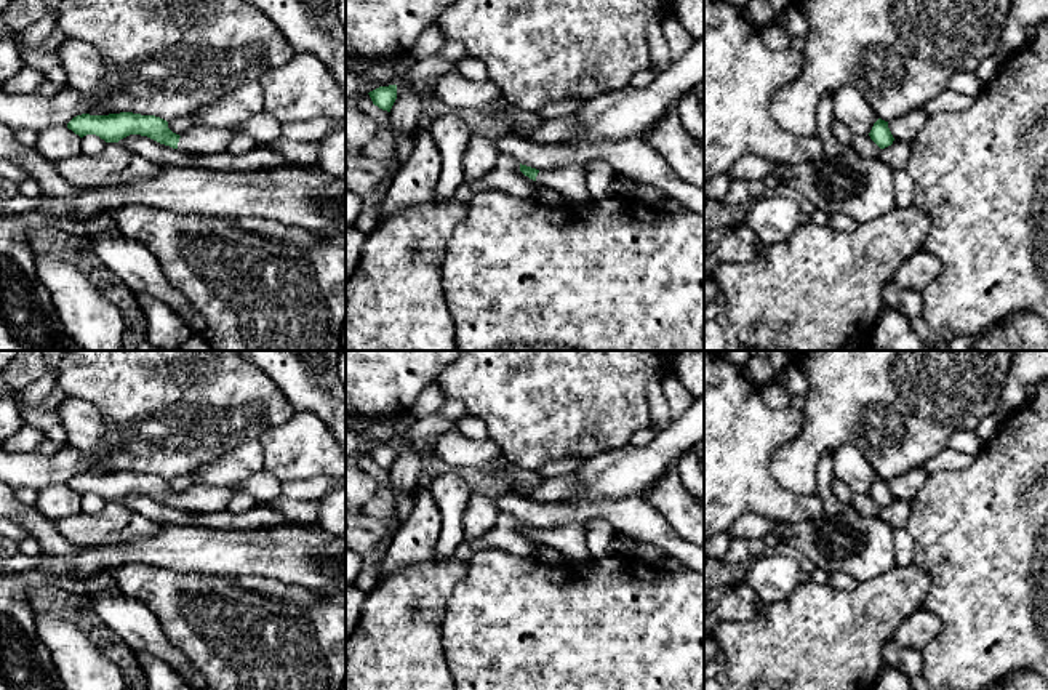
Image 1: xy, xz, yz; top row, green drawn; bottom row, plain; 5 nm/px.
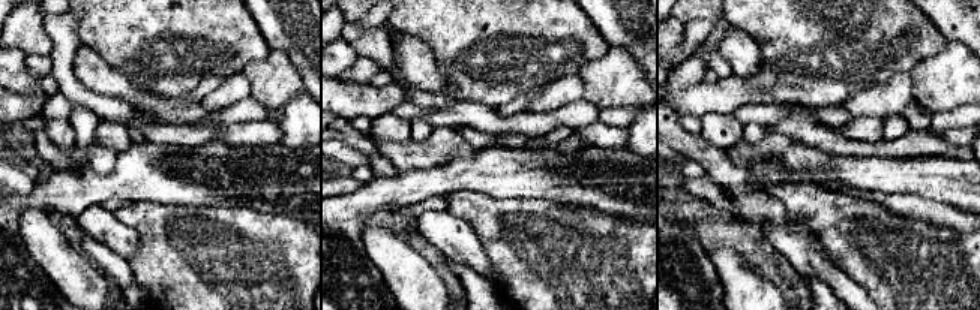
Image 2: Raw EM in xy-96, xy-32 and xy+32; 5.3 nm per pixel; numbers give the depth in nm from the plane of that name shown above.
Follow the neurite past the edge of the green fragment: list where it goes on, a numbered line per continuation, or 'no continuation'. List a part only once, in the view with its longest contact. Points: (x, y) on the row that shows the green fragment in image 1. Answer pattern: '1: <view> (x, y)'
1: xy (263, 128)

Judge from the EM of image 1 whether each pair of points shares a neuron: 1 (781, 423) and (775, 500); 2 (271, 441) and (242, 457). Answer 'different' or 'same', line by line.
1: same
2: different

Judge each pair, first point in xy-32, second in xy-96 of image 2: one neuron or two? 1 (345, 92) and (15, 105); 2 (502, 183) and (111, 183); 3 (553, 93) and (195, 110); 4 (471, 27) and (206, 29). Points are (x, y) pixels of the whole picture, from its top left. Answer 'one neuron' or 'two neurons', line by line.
1: one neuron
2: one neuron
3: two neurons
4: one neuron

